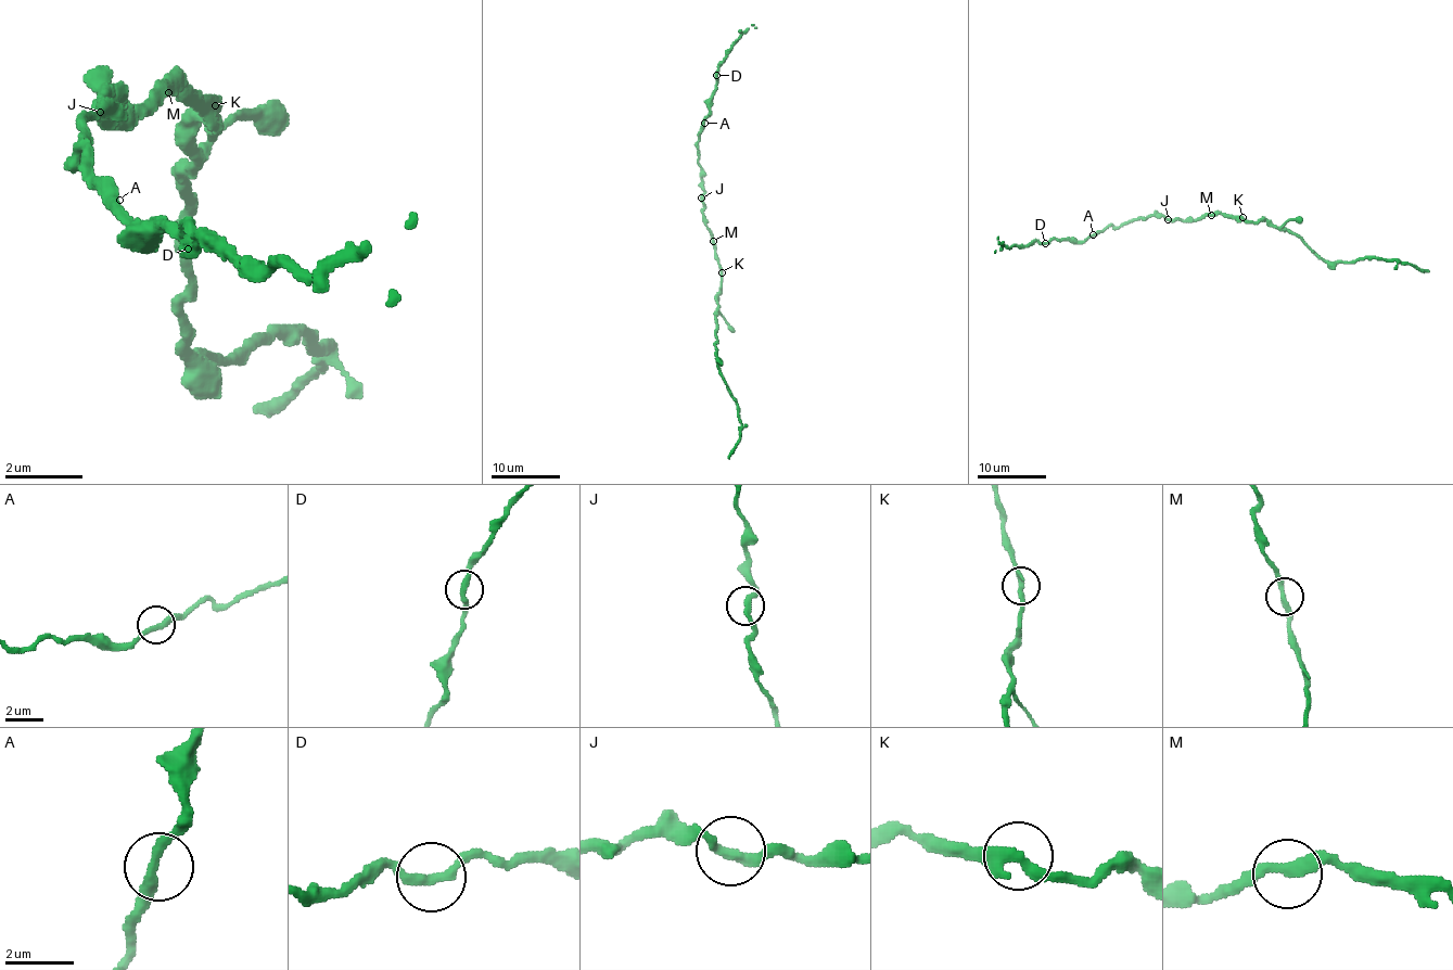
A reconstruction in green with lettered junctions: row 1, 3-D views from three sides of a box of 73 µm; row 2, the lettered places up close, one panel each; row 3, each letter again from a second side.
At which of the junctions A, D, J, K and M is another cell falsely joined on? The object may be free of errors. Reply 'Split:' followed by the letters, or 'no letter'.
Split: K

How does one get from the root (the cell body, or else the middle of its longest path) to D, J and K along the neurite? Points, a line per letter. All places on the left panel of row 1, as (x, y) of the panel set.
D: (158, 83), (110, 122), (100, 92), (80, 122), (80, 161), (80, 151), (149, 239), (188, 229), (188, 249)
J: (158, 83), (129, 112), (119, 112), (110, 122), (110, 112), (100, 112)
K: (158, 83), (178, 83), (188, 92), (198, 92), (207, 102), (217, 102)

